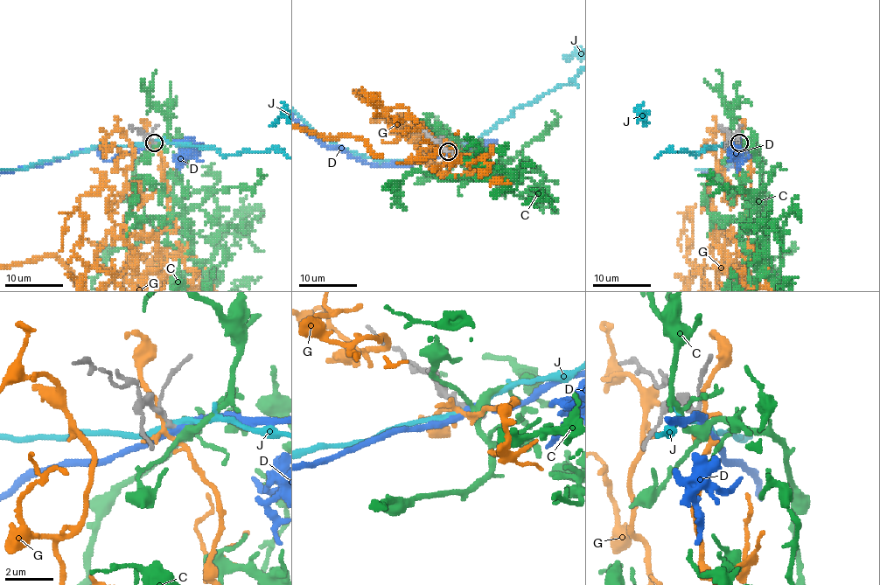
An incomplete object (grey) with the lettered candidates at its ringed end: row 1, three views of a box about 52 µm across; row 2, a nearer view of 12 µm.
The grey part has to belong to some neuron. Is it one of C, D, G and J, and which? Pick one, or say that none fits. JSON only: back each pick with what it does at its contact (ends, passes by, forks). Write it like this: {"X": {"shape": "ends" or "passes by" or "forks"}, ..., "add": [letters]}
{"C": {"shape": "forks"}, "add": ["C"]}

